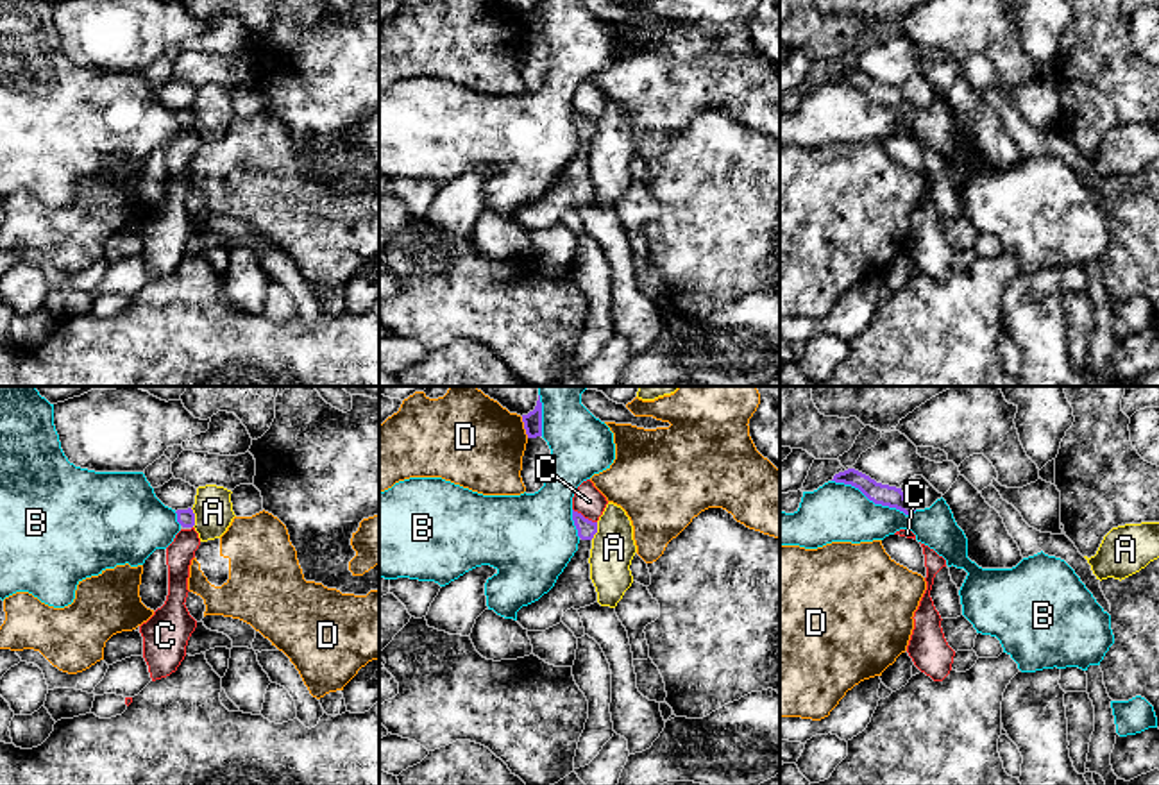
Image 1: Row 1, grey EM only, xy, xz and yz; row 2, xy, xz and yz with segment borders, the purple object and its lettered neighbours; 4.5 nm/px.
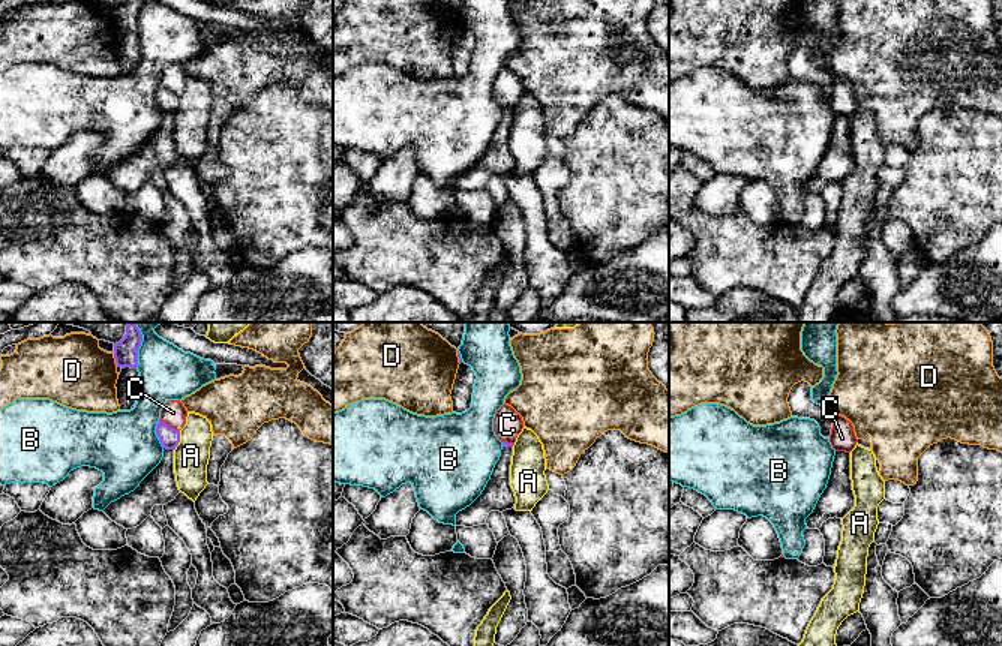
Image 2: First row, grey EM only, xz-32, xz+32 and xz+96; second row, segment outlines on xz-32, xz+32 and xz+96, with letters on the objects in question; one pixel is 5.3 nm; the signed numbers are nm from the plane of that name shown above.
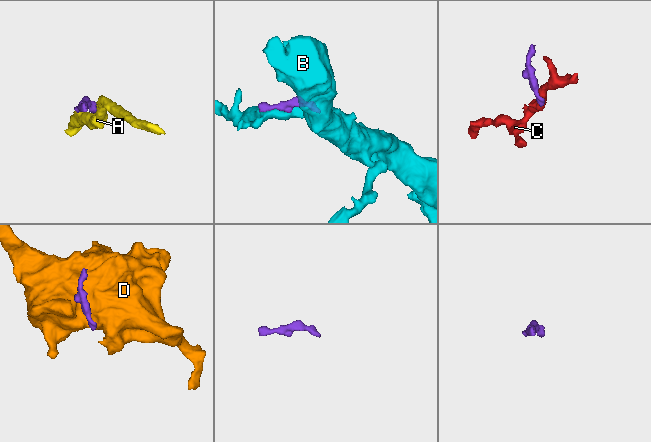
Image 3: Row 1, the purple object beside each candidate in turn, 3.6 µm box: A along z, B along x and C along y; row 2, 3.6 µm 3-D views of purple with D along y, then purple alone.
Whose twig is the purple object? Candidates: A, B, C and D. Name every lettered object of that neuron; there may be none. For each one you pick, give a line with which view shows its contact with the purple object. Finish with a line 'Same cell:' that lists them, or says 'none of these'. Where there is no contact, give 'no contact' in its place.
Same cell: none of these

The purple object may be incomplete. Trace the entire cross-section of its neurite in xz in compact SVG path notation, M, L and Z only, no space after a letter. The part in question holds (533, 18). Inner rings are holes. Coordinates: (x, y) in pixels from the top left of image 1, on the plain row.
M537 0L537 5L528 14L522 14L524 29L528 38L542 36L542 2Z

